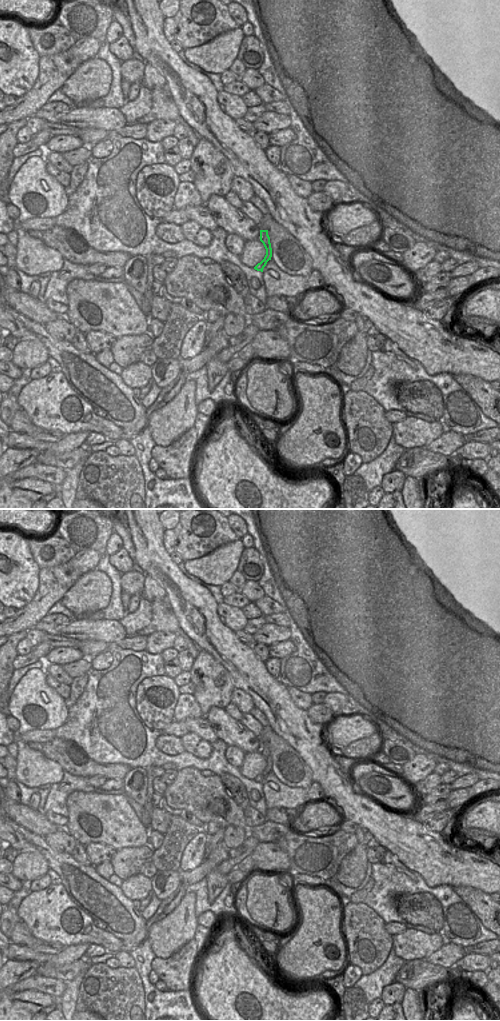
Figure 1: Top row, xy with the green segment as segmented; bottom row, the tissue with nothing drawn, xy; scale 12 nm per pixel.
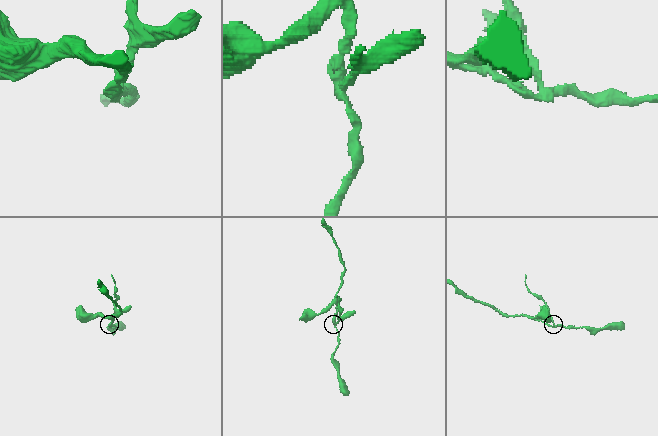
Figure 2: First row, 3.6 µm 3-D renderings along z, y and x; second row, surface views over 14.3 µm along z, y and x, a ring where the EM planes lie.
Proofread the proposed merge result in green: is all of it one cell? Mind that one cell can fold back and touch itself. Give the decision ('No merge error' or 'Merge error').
Merge error

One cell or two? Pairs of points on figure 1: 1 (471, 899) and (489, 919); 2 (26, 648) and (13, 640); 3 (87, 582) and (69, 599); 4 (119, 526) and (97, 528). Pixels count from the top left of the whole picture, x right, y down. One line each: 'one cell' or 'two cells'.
1: one cell
2: two cells
3: one cell
4: two cells

